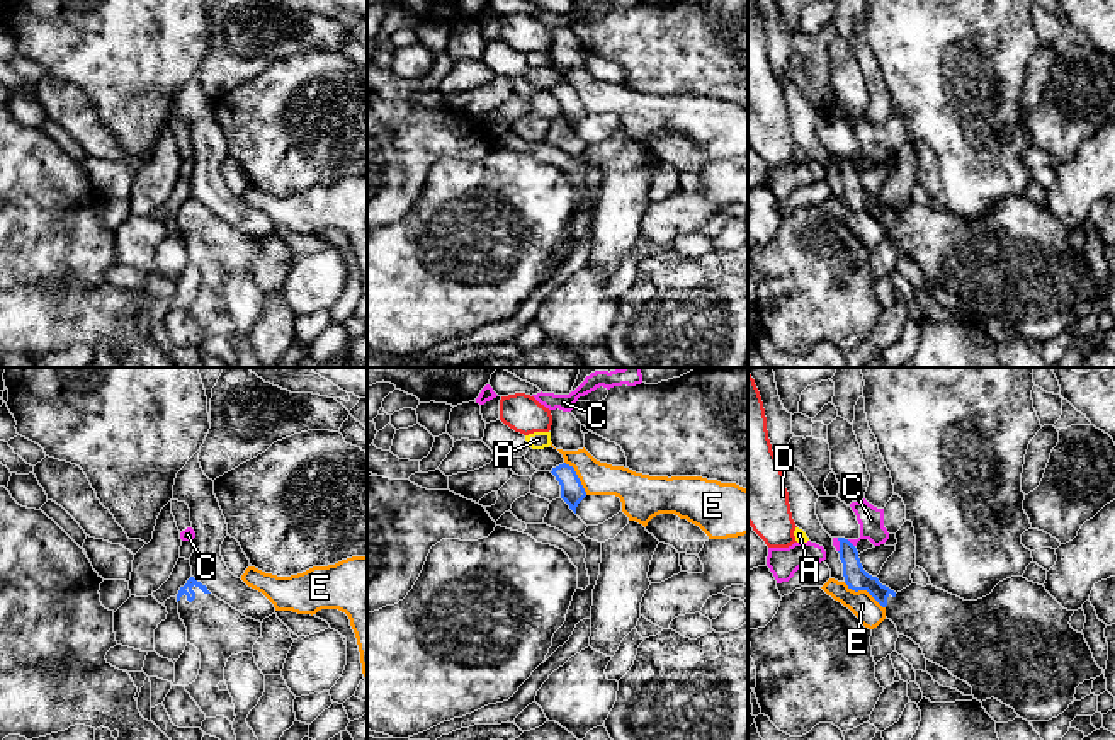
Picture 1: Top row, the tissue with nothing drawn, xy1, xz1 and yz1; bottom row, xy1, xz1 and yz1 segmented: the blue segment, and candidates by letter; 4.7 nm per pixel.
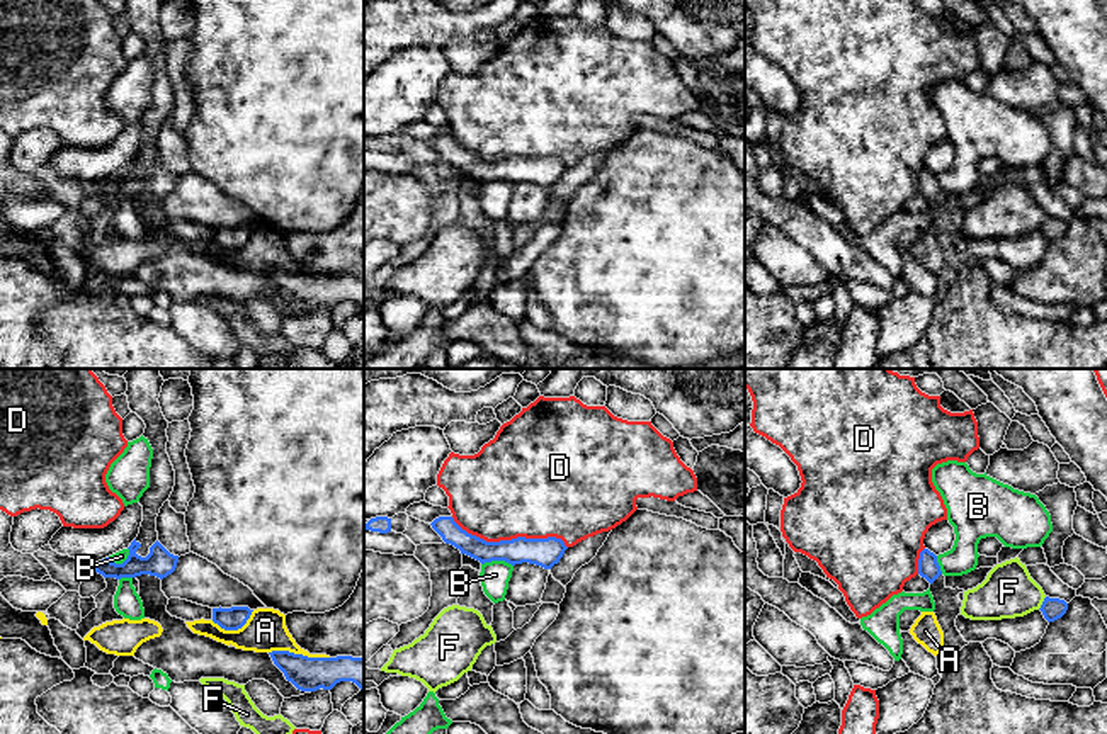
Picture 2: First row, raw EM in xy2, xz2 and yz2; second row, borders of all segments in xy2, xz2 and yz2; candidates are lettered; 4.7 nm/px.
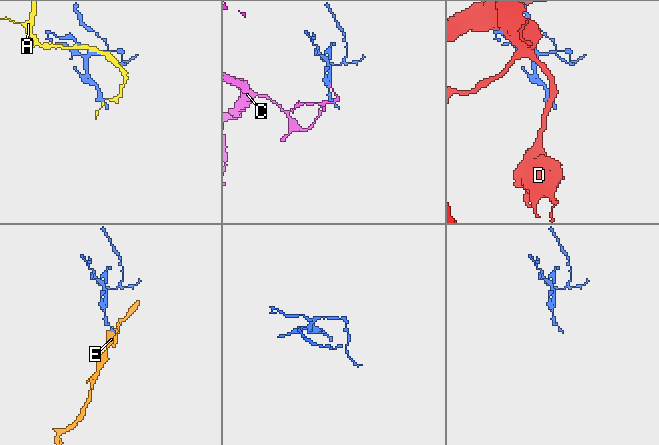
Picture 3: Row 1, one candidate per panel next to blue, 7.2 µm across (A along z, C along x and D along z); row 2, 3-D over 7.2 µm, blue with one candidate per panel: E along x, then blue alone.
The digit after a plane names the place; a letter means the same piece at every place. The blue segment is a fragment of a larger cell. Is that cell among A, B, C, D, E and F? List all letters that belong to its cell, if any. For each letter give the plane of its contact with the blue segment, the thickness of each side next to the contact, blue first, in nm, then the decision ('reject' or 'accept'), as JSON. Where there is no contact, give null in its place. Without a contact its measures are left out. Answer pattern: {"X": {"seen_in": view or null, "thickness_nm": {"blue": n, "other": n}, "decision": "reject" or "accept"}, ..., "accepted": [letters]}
{"A": {"seen_in": "xy2", "thickness_nm": {"blue": 160, "other": 200}, "decision": "reject"}, "B": {"seen_in": "xz2", "thickness_nm": {"blue": 140, "other": 140}, "decision": "reject"}, "C": {"seen_in": "yz1", "thickness_nm": {"blue": 110, "other": 120}, "decision": "reject"}, "D": {"seen_in": "xz2", "thickness_nm": {"blue": 140, "other": 460}, "decision": "reject"}, "E": {"seen_in": "yz1", "thickness_nm": {"blue": 110, "other": 120}, "decision": "reject"}, "F": {"seen_in": "yz2", "thickness_nm": {"blue": 110, "other": 240}, "decision": "reject"}, "accepted": []}

